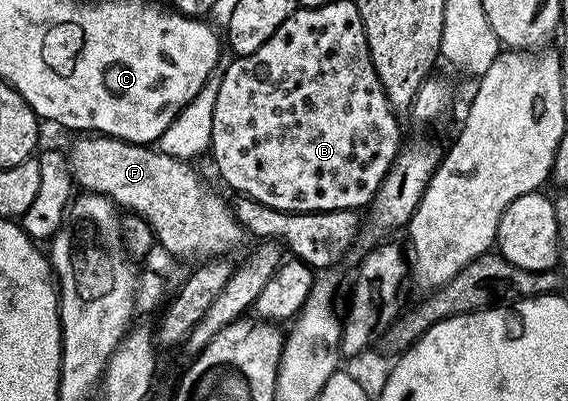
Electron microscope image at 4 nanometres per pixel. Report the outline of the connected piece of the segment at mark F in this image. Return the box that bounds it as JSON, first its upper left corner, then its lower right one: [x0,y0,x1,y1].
[67,134,243,261]

